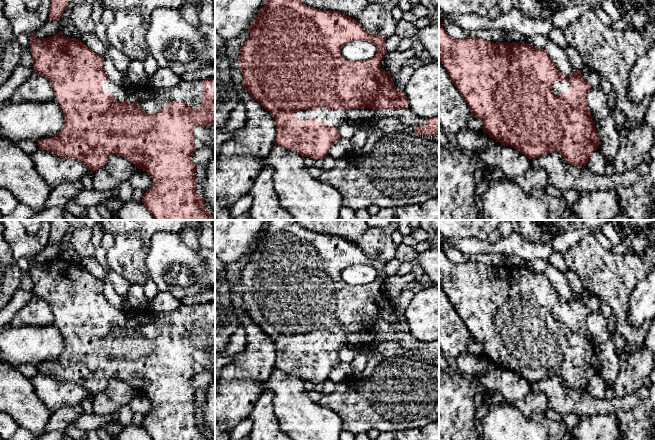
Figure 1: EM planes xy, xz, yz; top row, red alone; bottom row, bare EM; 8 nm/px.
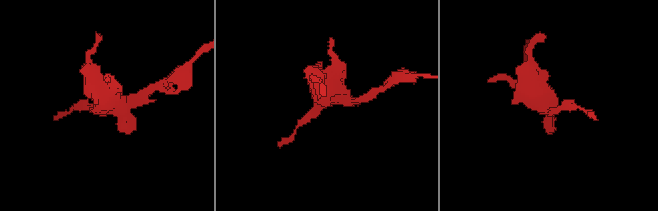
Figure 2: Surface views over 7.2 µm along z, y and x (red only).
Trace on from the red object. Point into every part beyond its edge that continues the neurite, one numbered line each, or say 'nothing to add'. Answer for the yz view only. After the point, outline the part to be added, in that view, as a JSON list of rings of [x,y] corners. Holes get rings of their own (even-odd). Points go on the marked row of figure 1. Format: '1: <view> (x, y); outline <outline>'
1: yz (558, 86); outline [[[555,81],[553,85],[553,94],[559,96],[562,91],[569,93],[569,82],[568,81]]]

